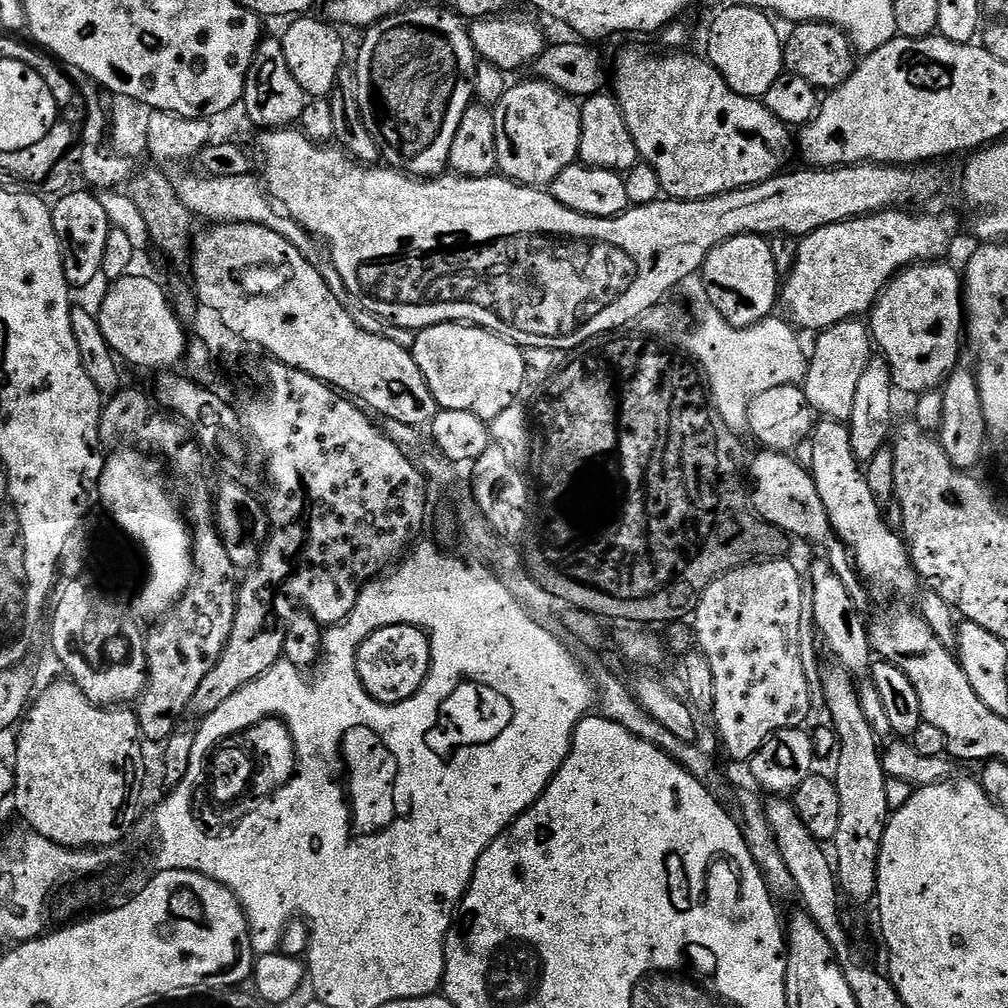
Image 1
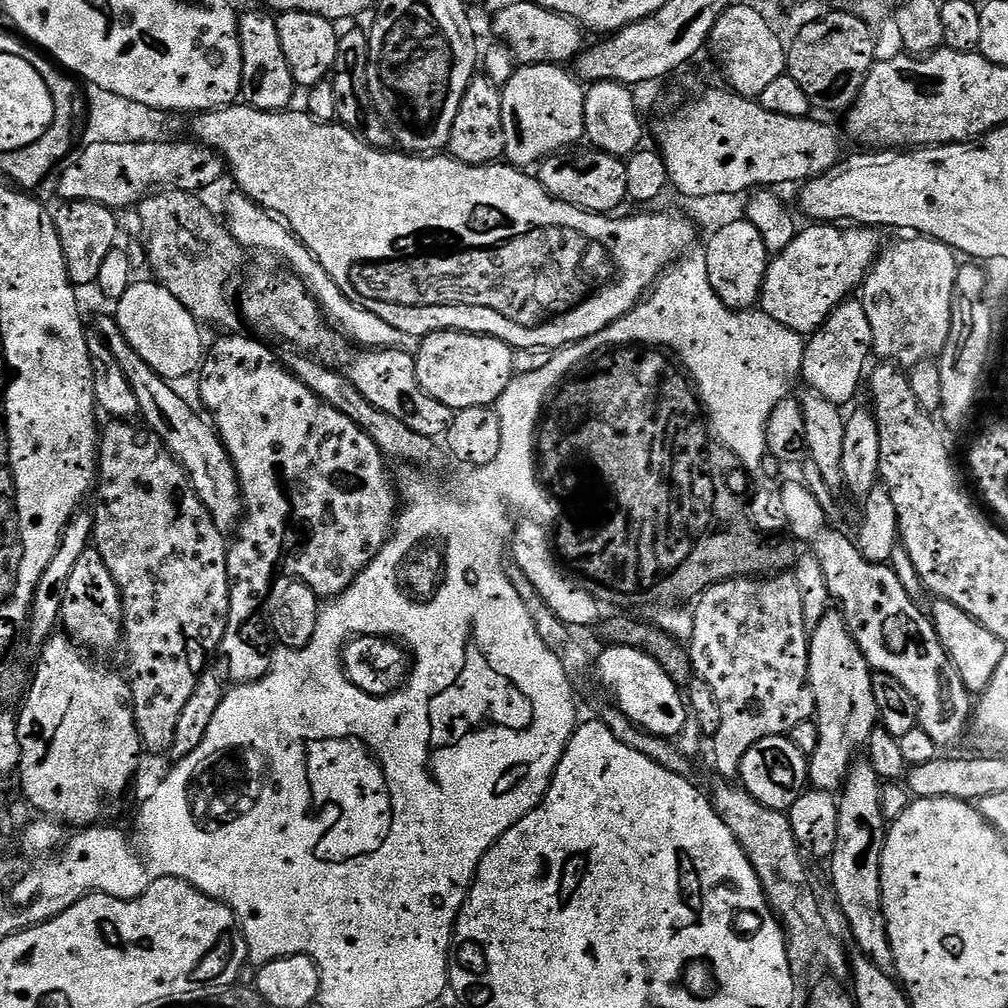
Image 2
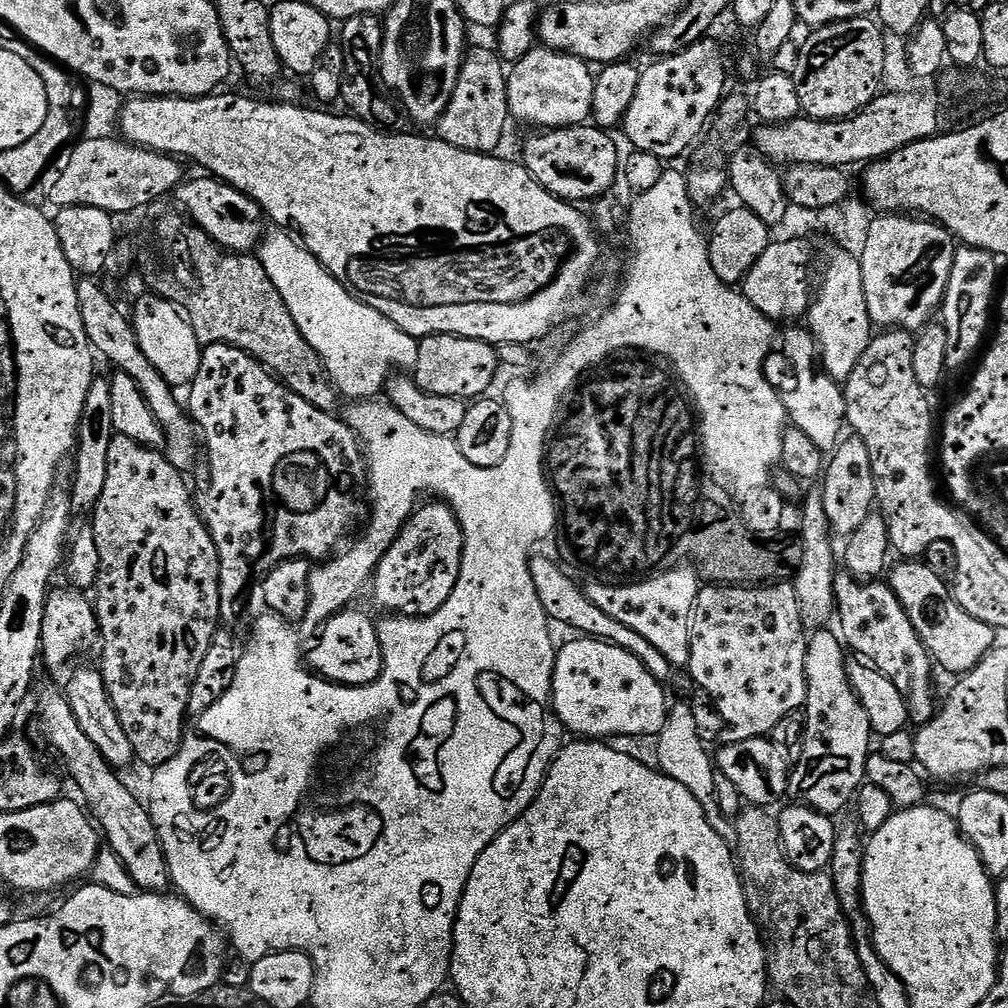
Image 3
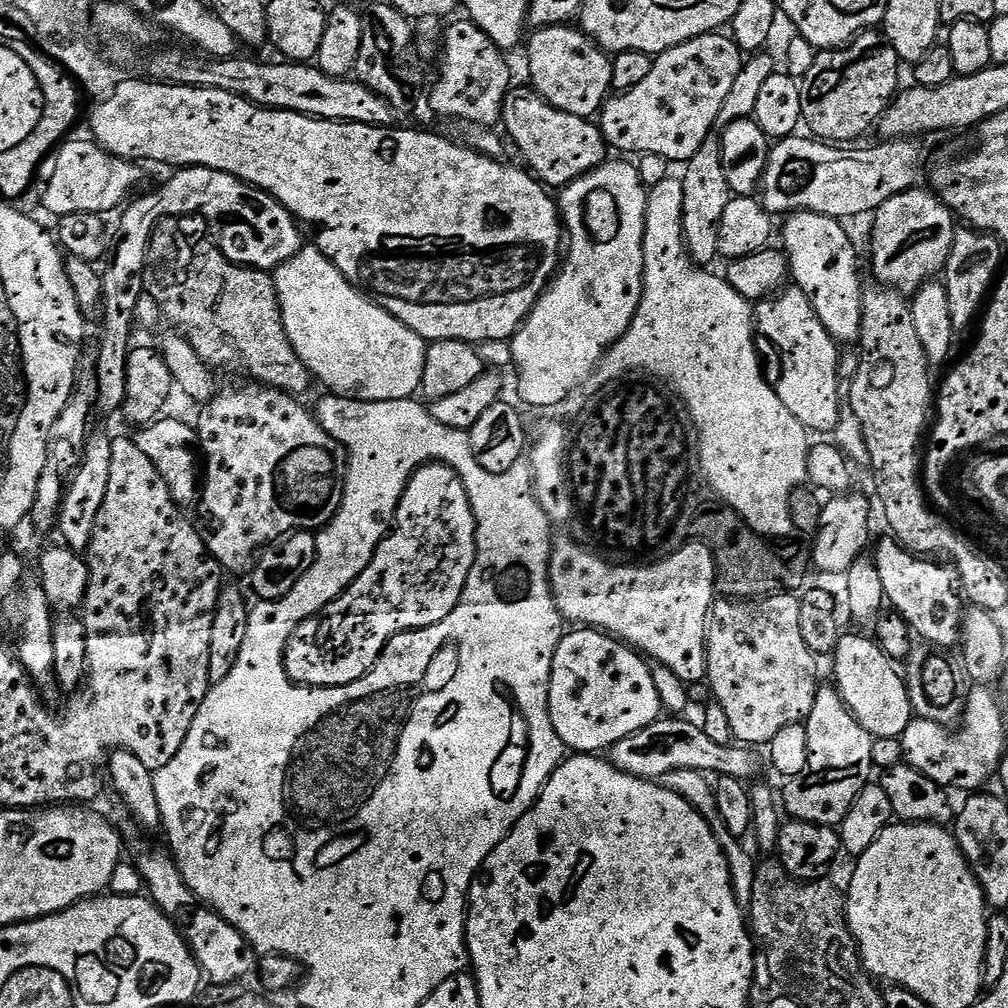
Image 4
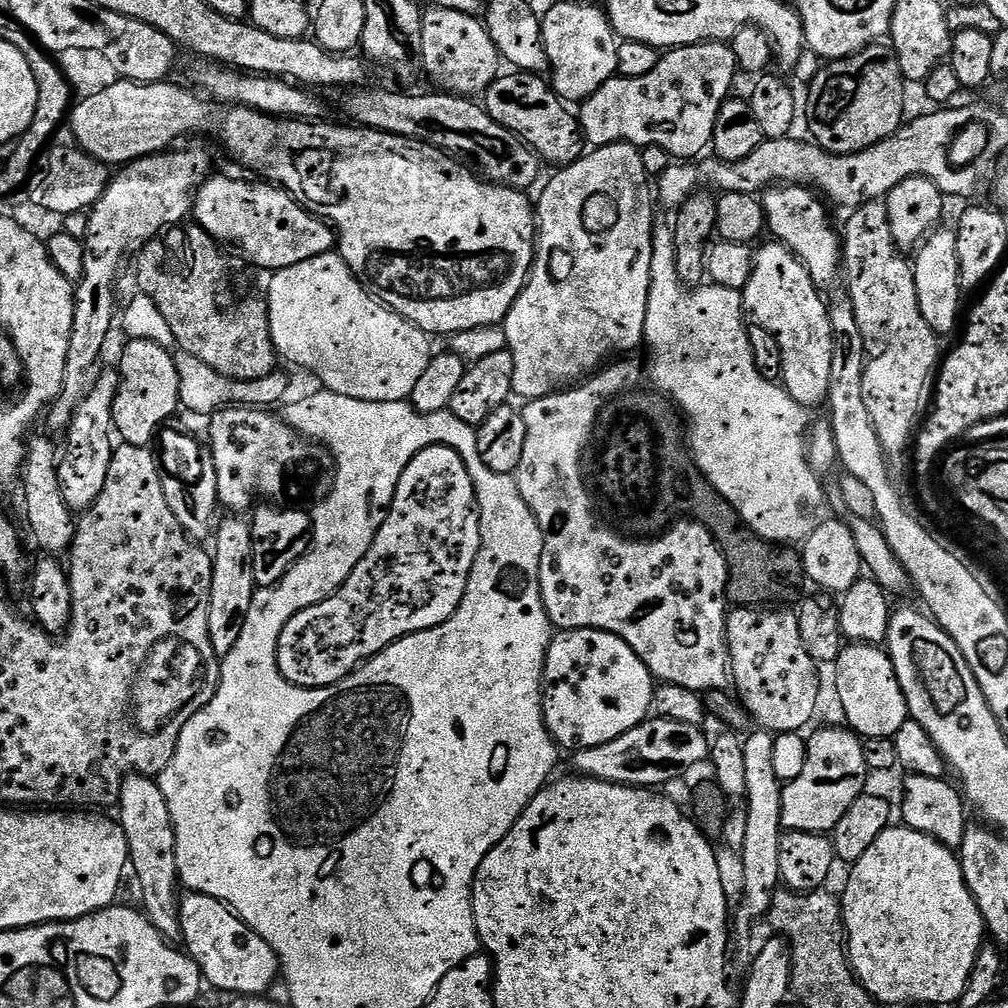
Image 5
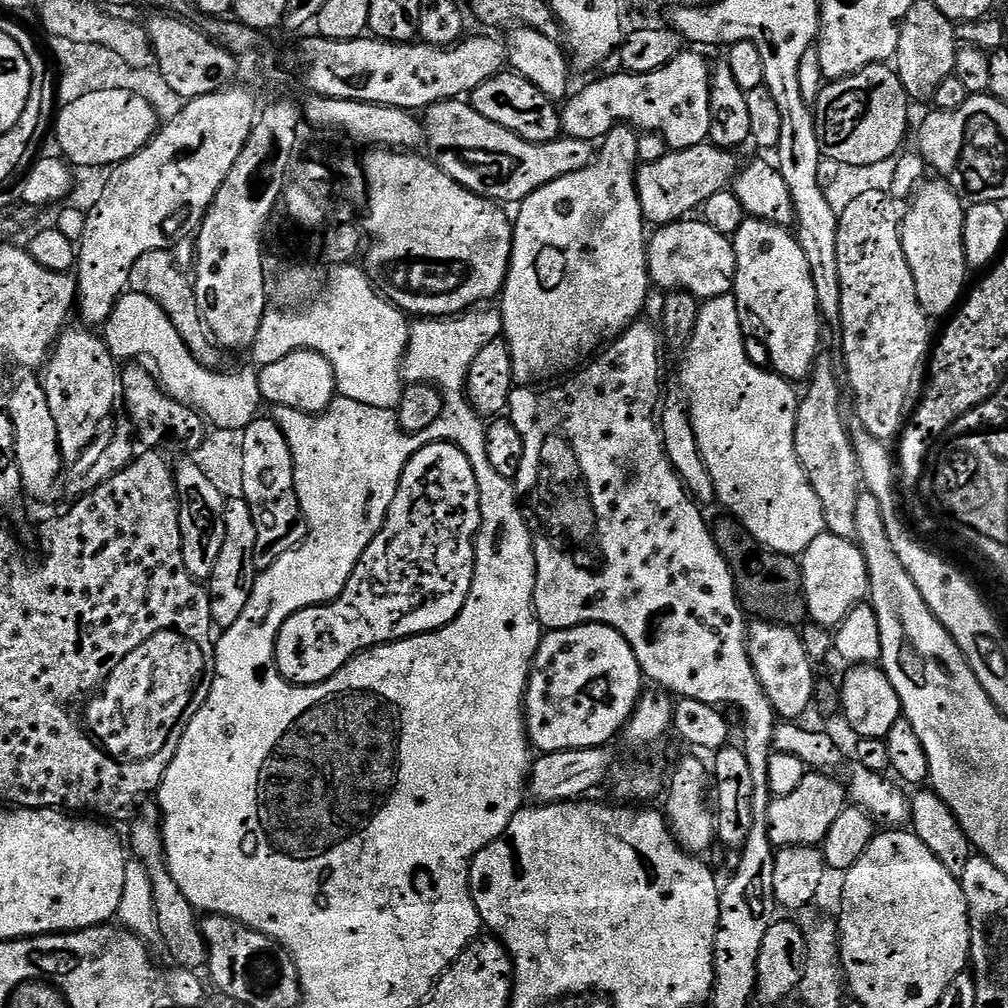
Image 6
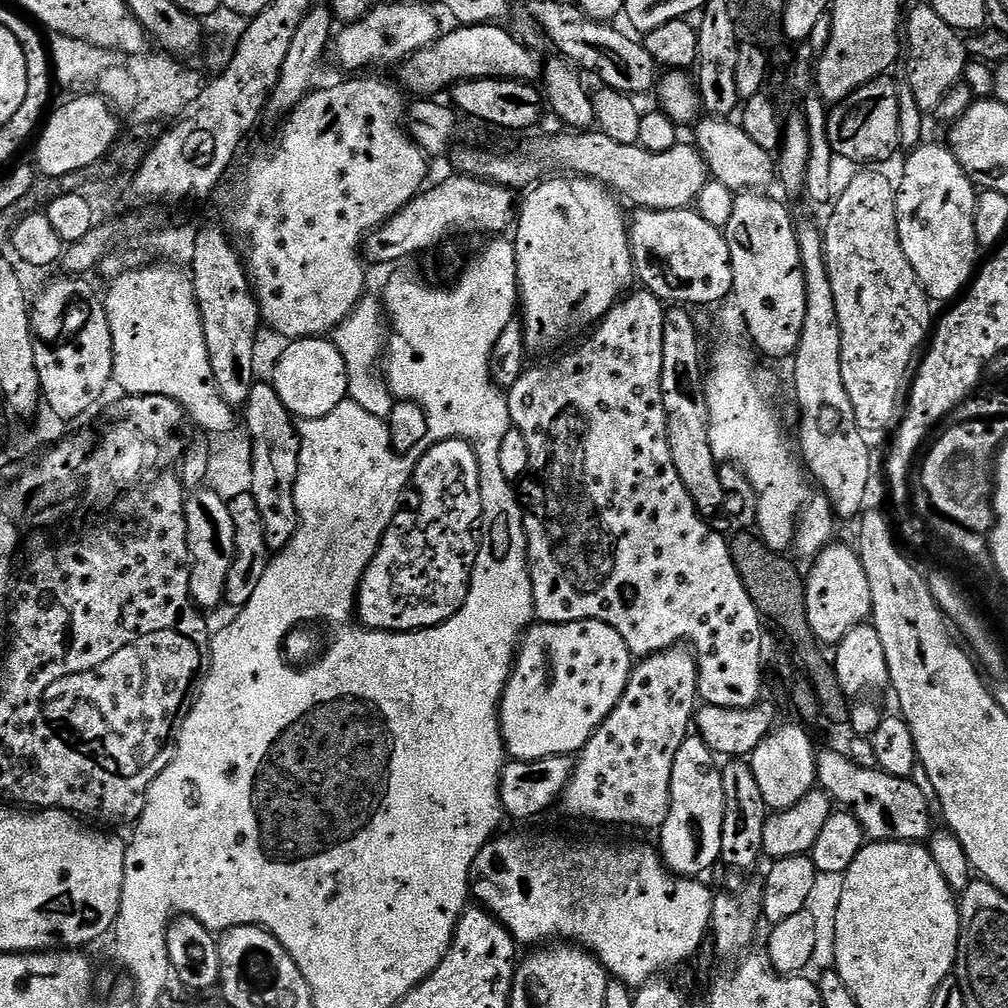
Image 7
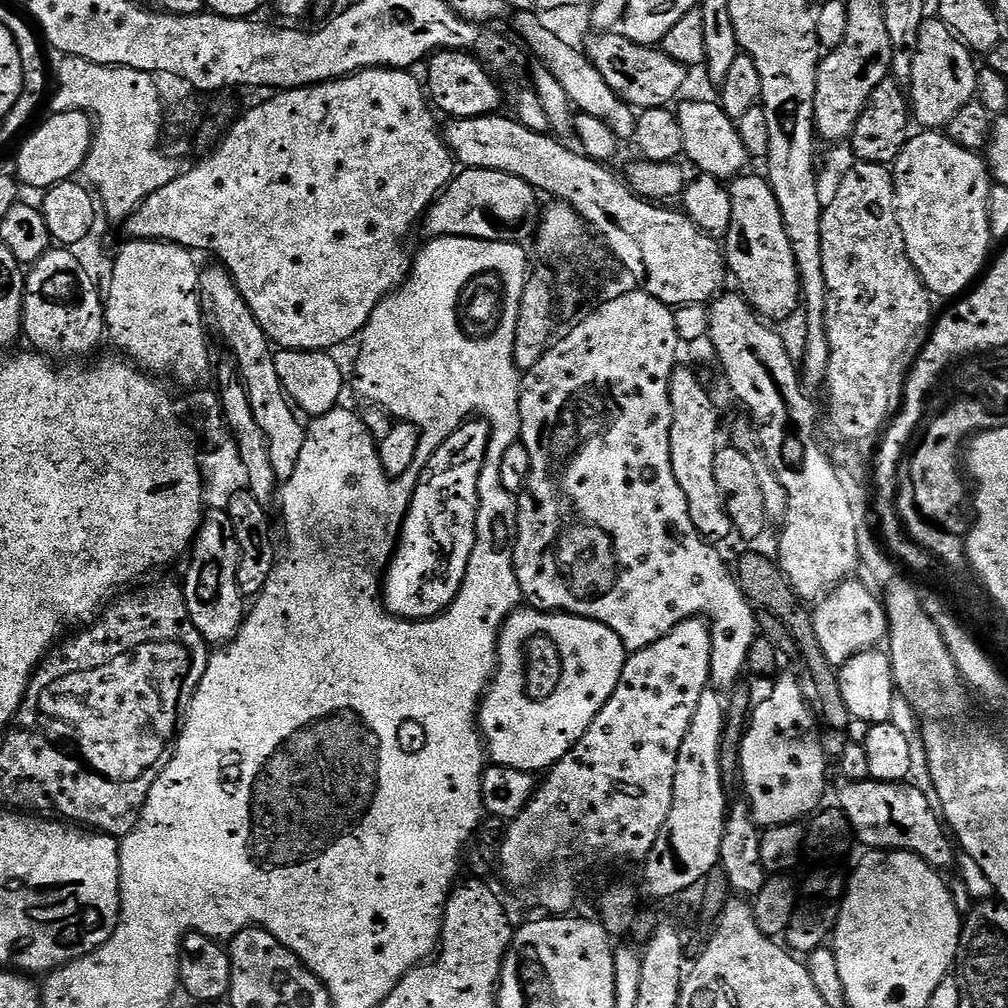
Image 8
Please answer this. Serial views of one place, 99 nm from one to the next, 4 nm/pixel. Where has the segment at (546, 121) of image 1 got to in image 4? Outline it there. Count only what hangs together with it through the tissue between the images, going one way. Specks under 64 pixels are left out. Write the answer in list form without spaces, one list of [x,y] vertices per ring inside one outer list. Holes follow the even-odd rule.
[[[559,24],[553,28],[537,28],[527,37],[526,48],[528,44],[528,76],[530,81],[530,87],[532,91],[537,92],[542,100],[545,100],[550,106],[554,106],[558,110],[566,110],[566,114],[578,114],[579,116],[586,116],[589,118],[595,117],[600,112],[601,108],[605,104],[606,97],[609,95],[612,88],[612,61],[609,53],[605,52],[603,48],[599,48],[593,40],[591,40],[586,33],[581,32],[579,27],[565,26]]]

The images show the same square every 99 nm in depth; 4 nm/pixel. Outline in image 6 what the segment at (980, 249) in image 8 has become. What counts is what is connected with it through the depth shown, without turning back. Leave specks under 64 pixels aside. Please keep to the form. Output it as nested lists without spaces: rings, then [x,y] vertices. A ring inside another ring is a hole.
[[[932,179],[936,180],[921,183],[911,197],[908,205],[912,205],[906,208],[902,216],[900,237],[906,262],[914,274],[918,302],[922,302],[929,317],[936,318],[947,317],[961,303],[970,269],[964,249],[965,201],[956,189],[948,186],[947,180]]]

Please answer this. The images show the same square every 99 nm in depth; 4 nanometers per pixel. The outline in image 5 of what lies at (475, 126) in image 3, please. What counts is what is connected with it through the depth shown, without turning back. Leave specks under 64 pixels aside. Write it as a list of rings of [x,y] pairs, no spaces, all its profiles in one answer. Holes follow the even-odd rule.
[[[429,7],[424,12],[424,29],[422,30],[422,50],[420,63],[425,77],[433,80],[437,89],[454,96],[467,96],[469,98],[483,97],[488,87],[501,75],[502,57],[498,46],[494,46],[494,38],[490,38],[483,19],[470,14],[458,14],[458,10],[442,10]]]

